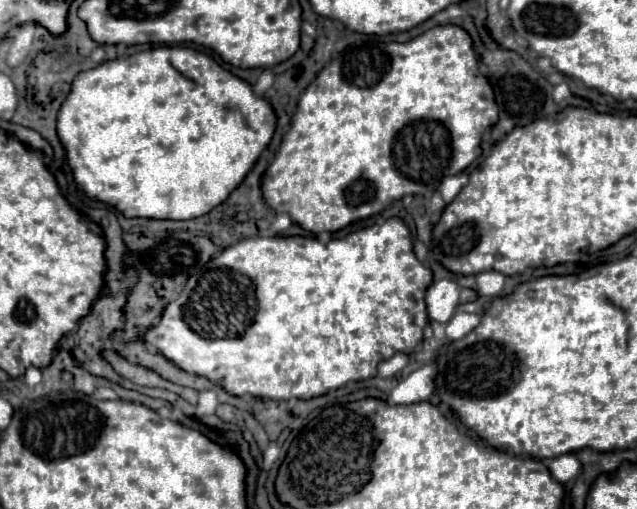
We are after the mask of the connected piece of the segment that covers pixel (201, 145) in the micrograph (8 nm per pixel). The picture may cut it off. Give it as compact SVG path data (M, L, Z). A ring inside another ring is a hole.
M157 47L157 49L149 49L149 51L141 51L135 53L131 57L125 59L115 59L115 61L105 61L95 69L83 71L75 77L71 93L67 95L65 103L59 109L59 119L57 119L57 129L61 129L59 139L67 151L67 159L69 165L73 169L73 177L77 181L77 185L91 197L103 203L109 203L113 207L117 207L125 217L149 217L149 219L195 219L205 215L207 211L211 211L213 207L217 207L219 203L223 203L245 179L245 175L251 171L251 167L255 165L255 161L259 159L261 151L269 145L273 133L275 133L275 111L271 109L271 105L253 93L251 85L239 77L235 77L231 71L223 69L219 63L209 59L209 67L207 69L199 69L199 83L195 79L185 77L181 71L177 71L169 57L171 51L191 51L185 47Z

